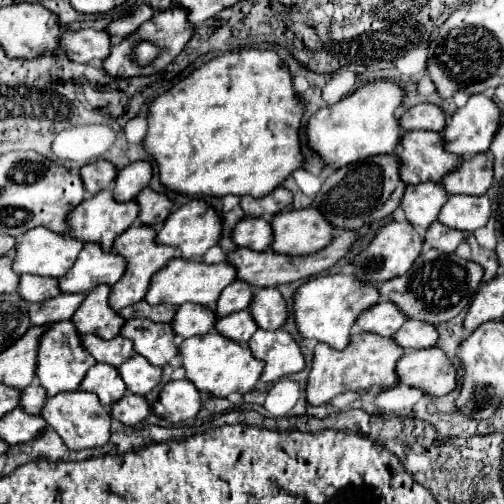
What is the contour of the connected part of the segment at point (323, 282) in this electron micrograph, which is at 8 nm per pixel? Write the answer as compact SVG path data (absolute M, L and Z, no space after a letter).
M330 274L330 276L312 276L308 282L296 288L294 292L294 322L304 340L318 340L330 348L342 350L350 340L350 328L354 326L360 312L368 310L378 302L380 294L376 286L354 280L354 276Z

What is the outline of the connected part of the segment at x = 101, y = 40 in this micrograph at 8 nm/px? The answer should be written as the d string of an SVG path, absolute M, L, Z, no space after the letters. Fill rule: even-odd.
M78 30L78 32L62 32L60 40L62 52L80 64L90 64L96 60L96 64L104 62L104 58L110 56L112 48L112 36L106 30Z

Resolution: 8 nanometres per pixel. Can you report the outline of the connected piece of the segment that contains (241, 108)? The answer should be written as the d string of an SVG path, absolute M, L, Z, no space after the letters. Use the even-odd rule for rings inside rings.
M240 50L218 56L196 68L188 78L174 84L148 104L148 132L144 150L154 158L160 174L160 184L168 190L186 196L266 196L284 182L294 168L300 168L304 158L298 148L298 126L304 104L292 90L292 78L286 64L270 50Z

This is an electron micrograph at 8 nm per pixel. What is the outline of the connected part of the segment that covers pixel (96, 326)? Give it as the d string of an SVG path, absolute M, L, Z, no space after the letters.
M100 284L92 288L92 292L88 292L88 296L72 316L72 324L78 334L96 334L102 340L110 340L120 332L124 318L120 318L110 308L108 294L110 286L106 284Z

